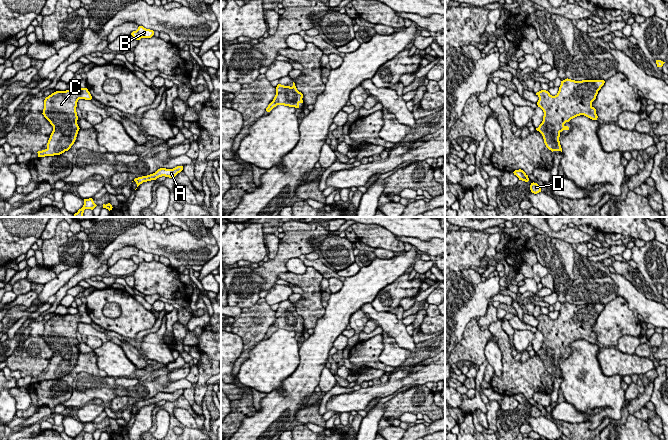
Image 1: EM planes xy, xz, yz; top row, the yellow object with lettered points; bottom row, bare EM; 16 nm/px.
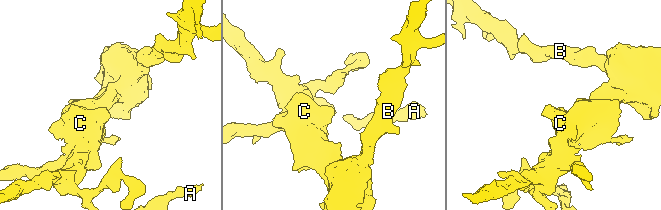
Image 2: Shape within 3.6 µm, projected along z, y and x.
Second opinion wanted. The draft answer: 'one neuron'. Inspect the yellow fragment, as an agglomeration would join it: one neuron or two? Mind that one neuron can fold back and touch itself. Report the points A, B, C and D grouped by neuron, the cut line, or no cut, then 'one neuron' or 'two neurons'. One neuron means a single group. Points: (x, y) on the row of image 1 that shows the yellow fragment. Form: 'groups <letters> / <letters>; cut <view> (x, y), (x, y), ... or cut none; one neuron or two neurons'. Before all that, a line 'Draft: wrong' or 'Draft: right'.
Draft: right
groups A B C D; cut none; one neuron

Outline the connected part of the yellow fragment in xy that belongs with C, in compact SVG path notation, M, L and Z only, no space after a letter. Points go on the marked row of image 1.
M87 88L56 91L45 98L43 115L53 126L47 148L38 151L38 157L60 155L74 144L79 126L76 112L79 99L91 100Z

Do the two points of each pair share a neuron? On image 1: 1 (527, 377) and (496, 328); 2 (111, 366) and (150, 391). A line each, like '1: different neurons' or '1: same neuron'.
1: same neuron
2: different neurons

